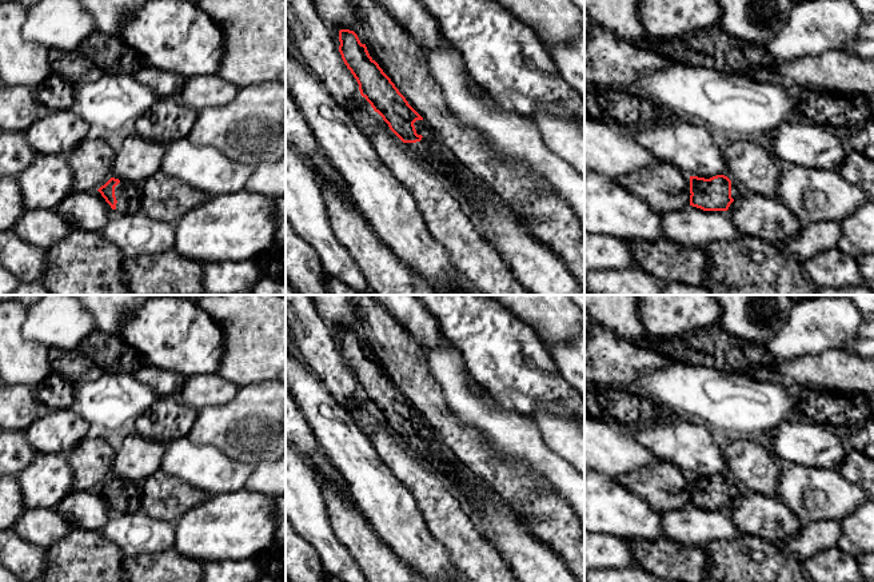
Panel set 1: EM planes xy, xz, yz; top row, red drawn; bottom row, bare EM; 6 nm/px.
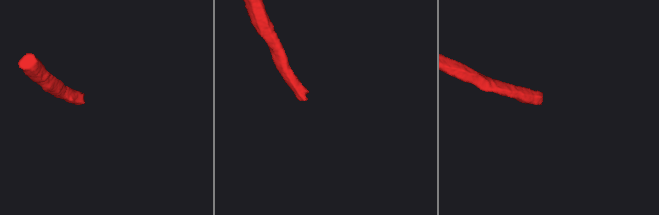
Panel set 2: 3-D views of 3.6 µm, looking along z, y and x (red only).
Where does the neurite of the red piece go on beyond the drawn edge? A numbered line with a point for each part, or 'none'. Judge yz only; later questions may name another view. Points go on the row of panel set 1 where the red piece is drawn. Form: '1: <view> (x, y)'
1: yz (737, 191)

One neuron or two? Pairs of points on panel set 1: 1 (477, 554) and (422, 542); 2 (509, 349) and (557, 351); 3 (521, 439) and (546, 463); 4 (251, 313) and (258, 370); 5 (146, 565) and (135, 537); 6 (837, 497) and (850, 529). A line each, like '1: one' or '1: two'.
1: two
2: two
3: one
4: one
5: two
6: two

